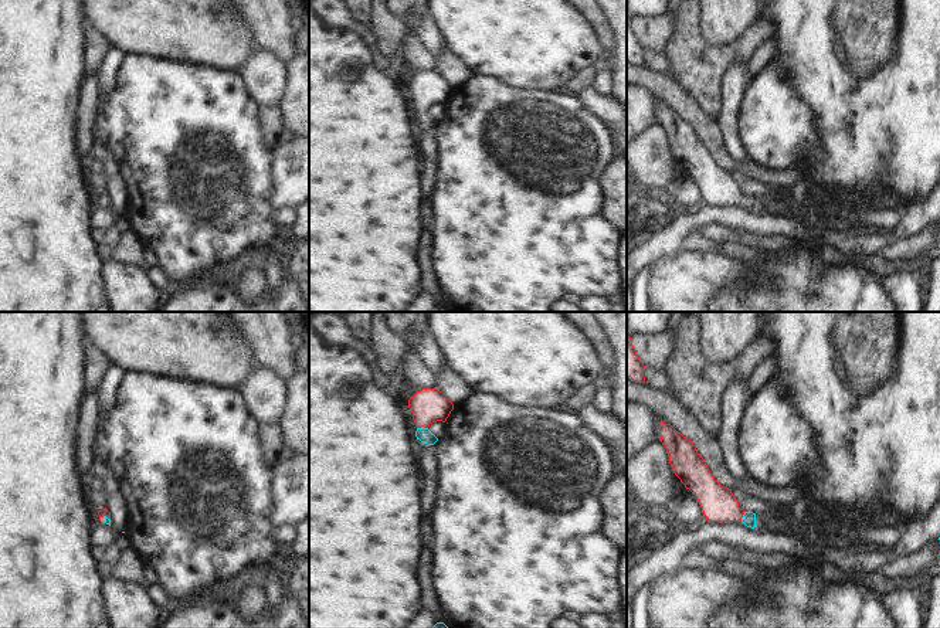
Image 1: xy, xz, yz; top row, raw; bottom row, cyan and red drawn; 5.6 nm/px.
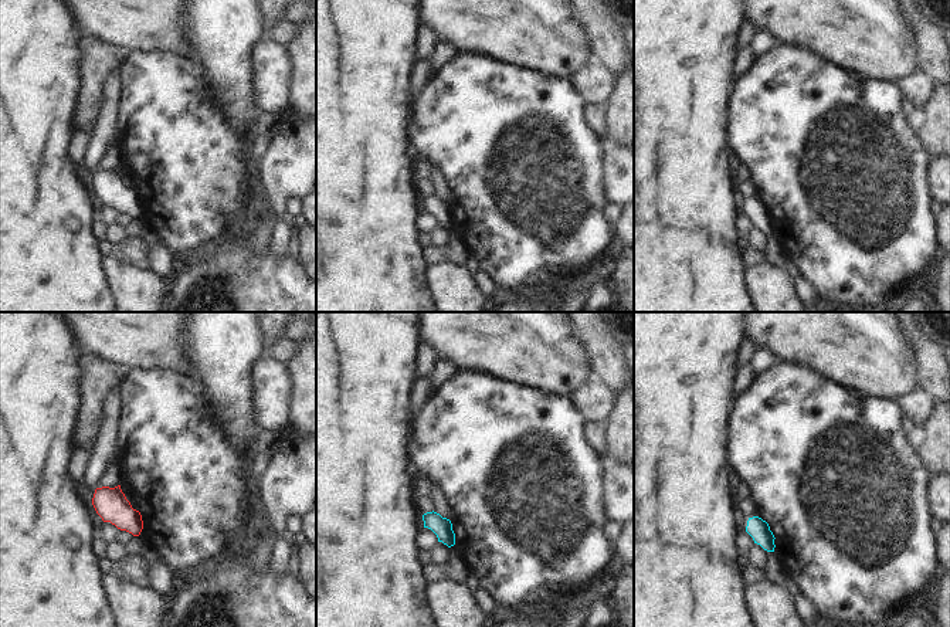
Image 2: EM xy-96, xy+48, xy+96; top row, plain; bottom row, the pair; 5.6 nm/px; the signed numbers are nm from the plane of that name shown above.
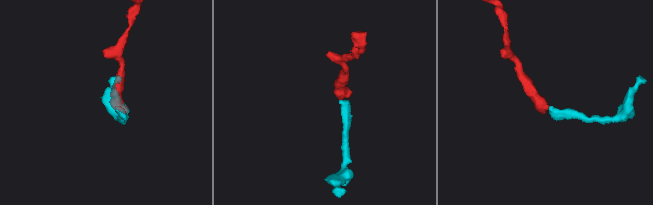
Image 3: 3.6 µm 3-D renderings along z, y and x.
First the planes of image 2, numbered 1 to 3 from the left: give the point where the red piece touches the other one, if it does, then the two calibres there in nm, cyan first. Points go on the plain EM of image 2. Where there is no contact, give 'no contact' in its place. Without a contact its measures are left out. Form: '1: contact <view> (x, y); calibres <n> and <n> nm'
1: no contact
2: no contact
3: no contact

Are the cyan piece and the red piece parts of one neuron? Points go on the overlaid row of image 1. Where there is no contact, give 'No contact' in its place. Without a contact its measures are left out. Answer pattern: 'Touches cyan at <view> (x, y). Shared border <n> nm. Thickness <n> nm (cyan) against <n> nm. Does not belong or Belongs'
Touches cyan at xz (421, 427). Shared border 60 nm. Thickness 80 nm (cyan) against 200 nm. Belongs

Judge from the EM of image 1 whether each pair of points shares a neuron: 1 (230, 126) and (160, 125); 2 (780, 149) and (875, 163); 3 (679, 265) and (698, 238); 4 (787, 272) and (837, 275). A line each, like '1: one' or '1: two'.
1: one
2: two
3: two
4: one

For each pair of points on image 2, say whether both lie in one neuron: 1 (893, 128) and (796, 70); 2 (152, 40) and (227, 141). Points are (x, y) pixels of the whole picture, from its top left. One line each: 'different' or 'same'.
1: same
2: different

